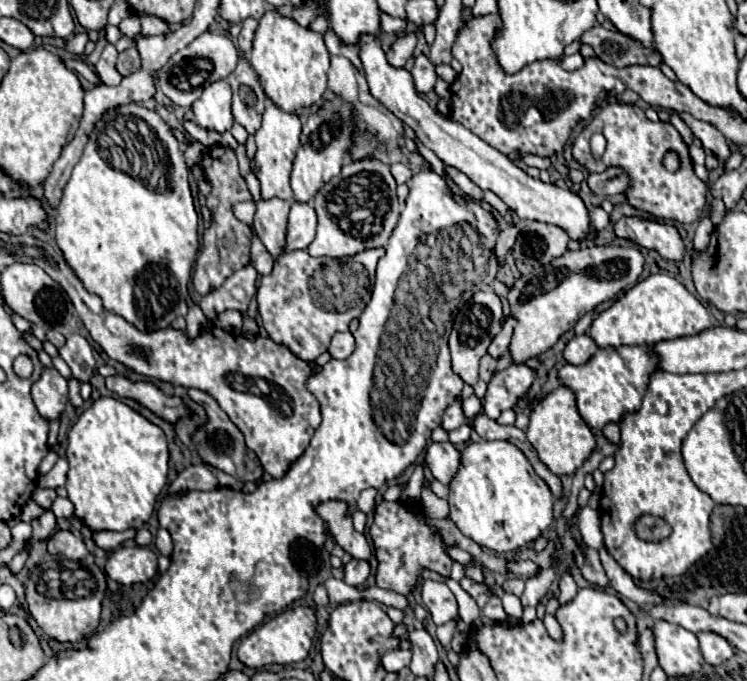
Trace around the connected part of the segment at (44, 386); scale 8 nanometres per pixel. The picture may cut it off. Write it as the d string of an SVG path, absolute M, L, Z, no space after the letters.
M45 367L39 381L33 383L31 397L37 411L49 421L59 417L67 403L67 379L53 367Z

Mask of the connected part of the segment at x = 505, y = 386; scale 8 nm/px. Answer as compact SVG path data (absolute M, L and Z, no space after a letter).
M511 365L505 371L495 373L483 399L483 411L491 419L497 419L501 411L515 407L515 403L523 397L523 393L529 391L533 379L535 369L527 365Z

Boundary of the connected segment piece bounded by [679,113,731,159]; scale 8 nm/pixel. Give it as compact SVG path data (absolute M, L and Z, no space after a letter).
M679 113L679 117L681 117L683 123L693 131L693 135L703 143L703 149L713 151L719 159L727 159L727 157L731 155L725 137L723 137L711 123L699 121L699 119L695 119L695 117L689 115L689 113Z

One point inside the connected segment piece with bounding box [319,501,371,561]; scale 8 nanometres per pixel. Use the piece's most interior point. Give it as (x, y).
(334, 512)

